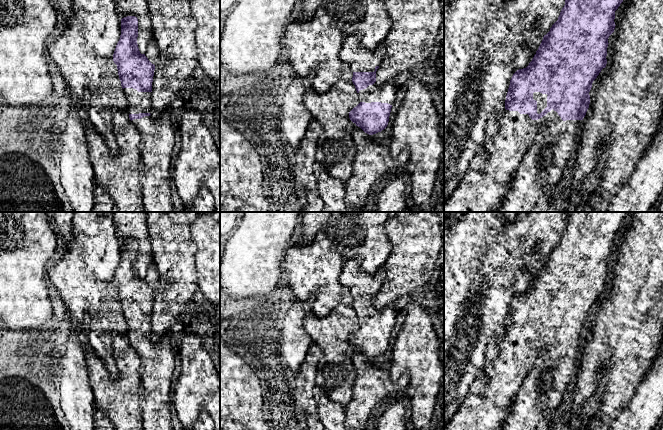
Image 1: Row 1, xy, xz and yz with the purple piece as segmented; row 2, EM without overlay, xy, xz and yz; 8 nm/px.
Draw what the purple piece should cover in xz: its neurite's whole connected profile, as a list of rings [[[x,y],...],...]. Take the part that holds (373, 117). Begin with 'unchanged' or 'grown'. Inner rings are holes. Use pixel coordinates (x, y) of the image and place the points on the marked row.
grown; [[[358,35],[346,36],[340,50],[340,60],[347,64],[352,72],[352,82],[357,91],[360,103],[349,112],[350,120],[369,135],[384,130],[389,122],[392,105],[395,103],[397,86],[393,80],[379,83],[376,81],[376,71],[386,53],[386,45],[382,42],[375,49],[366,49]]]

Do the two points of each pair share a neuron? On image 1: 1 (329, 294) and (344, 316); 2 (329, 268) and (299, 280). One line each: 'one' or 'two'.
1: two
2: one

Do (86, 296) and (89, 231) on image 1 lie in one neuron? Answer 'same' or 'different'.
same

